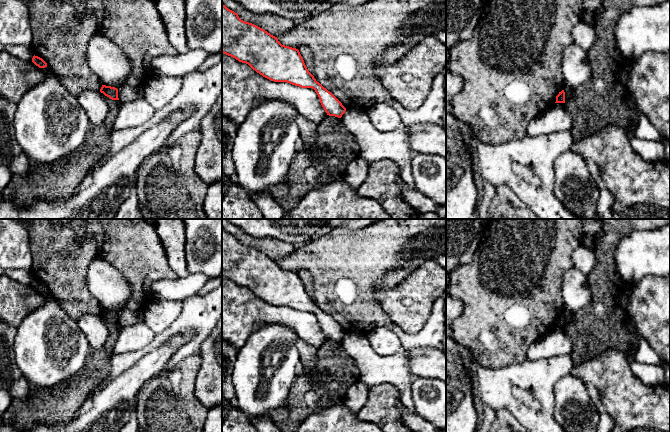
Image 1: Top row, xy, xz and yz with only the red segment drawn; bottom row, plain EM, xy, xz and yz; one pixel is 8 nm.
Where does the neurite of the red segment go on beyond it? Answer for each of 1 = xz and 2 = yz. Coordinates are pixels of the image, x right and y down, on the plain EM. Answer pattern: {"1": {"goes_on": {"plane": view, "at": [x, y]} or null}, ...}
{"1": {"goes_on": null}, "2": {"goes_on": null}}

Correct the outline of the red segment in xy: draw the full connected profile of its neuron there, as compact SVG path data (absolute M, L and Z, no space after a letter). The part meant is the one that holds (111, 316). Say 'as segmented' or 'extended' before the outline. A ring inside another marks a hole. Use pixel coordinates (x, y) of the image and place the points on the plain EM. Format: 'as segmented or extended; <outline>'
as segmented; M102 309L100 316L112 324L119 324L118 313L115 311Z

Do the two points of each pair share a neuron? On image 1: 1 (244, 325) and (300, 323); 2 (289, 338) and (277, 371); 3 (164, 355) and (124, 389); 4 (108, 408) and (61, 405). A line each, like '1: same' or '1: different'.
1: same
2: same
3: same
4: different

